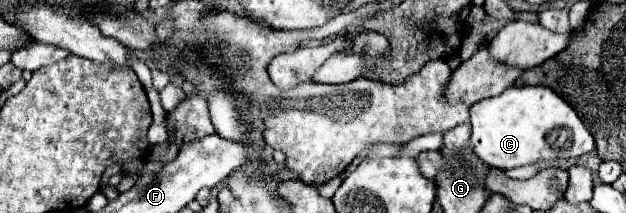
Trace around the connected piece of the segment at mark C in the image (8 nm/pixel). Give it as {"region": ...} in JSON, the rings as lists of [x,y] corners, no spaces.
{"region":[[[507,87],[501,95],[483,99],[471,107],[471,125],[469,147],[485,165],[503,171],[547,159],[581,157],[595,149],[593,135],[573,107],[547,87]]]}

